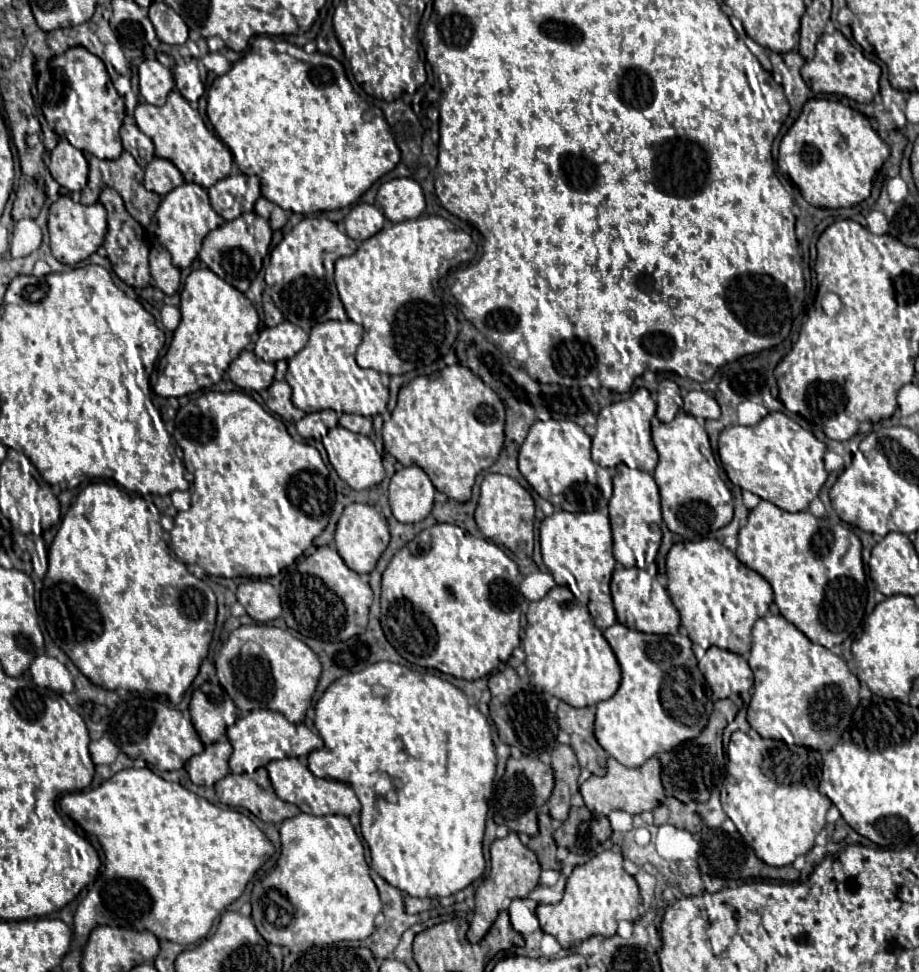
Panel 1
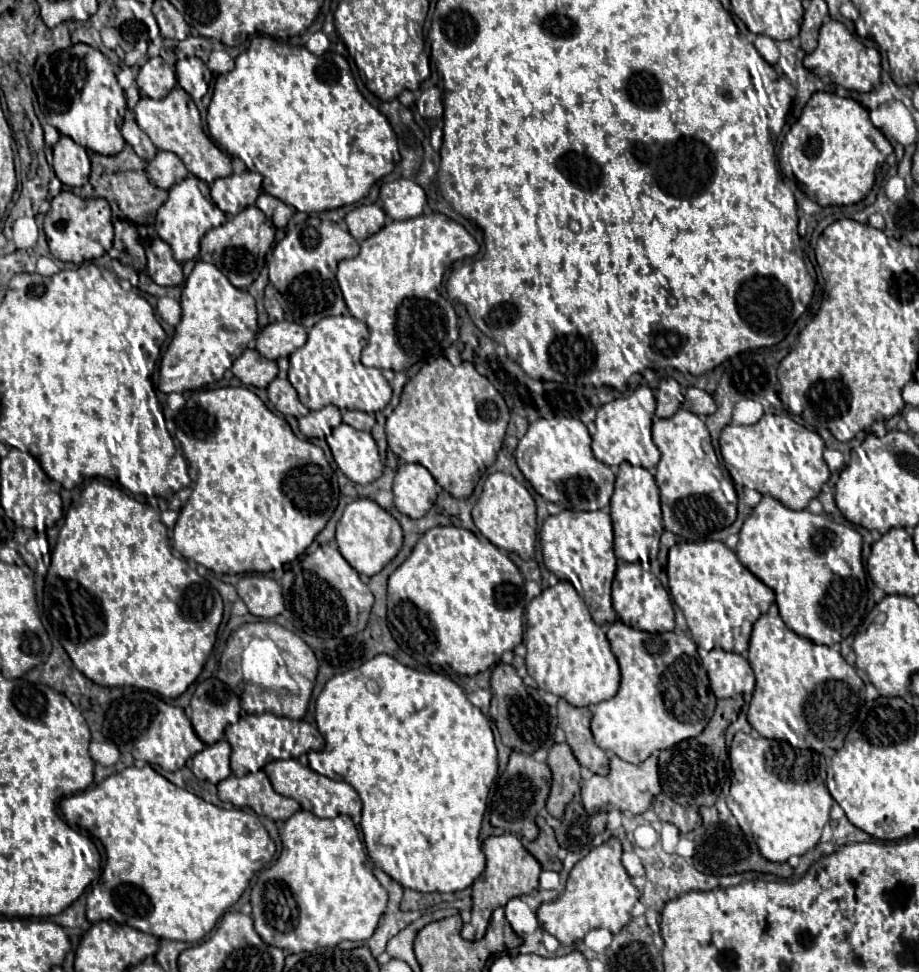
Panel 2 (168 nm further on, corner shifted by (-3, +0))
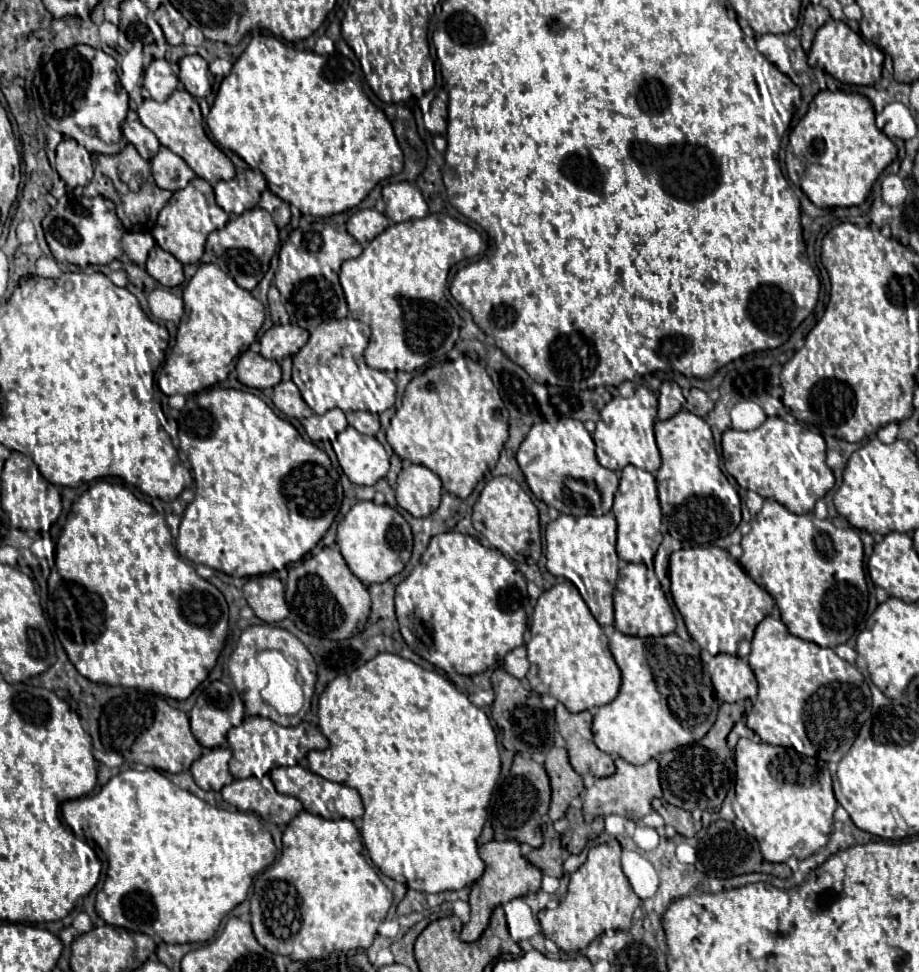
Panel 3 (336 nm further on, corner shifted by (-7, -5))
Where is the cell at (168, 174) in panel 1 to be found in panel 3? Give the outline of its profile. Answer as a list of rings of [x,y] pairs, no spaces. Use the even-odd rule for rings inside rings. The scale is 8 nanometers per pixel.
[[[162,147],[150,161],[150,165],[152,165],[152,177],[160,189],[168,191],[184,189],[188,181],[196,177],[194,171],[184,163],[184,159],[172,153],[168,147]]]

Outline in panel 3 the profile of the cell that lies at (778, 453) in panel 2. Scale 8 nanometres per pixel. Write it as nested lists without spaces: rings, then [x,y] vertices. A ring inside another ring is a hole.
[[[777,416],[768,417],[754,431],[726,429],[722,435],[722,457],[726,471],[734,477],[742,489],[756,491],[764,499],[774,499],[780,505],[788,507],[788,511],[792,513],[810,513],[814,509],[814,503],[834,487],[834,475],[826,465],[826,443],[822,435],[800,423],[786,423]]]

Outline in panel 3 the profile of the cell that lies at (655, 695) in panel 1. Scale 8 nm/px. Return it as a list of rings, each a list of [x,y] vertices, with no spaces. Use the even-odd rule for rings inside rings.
[[[616,629],[614,645],[610,637],[610,651],[622,671],[622,687],[618,697],[608,705],[598,707],[598,713],[594,715],[592,733],[600,751],[620,755],[632,765],[644,765],[646,761],[656,759],[666,751],[700,741],[710,731],[718,713],[718,703],[712,691],[680,691],[684,695],[682,707],[680,701],[678,707],[666,707],[646,659],[644,639],[624,635]]]

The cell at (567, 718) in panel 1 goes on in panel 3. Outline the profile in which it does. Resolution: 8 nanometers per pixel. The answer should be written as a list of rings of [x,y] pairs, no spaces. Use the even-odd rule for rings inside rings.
[[[562,703],[556,705],[556,725],[560,735],[566,739],[566,749],[570,755],[572,767],[580,775],[594,775],[594,777],[608,777],[614,775],[616,767],[608,753],[600,751],[592,739],[592,713],[570,713]]]

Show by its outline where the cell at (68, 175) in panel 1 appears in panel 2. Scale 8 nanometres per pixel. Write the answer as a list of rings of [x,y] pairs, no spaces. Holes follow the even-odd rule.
[[[60,136],[54,146],[54,172],[62,184],[74,188],[89,182],[90,158],[87,150],[72,142],[68,136]]]

